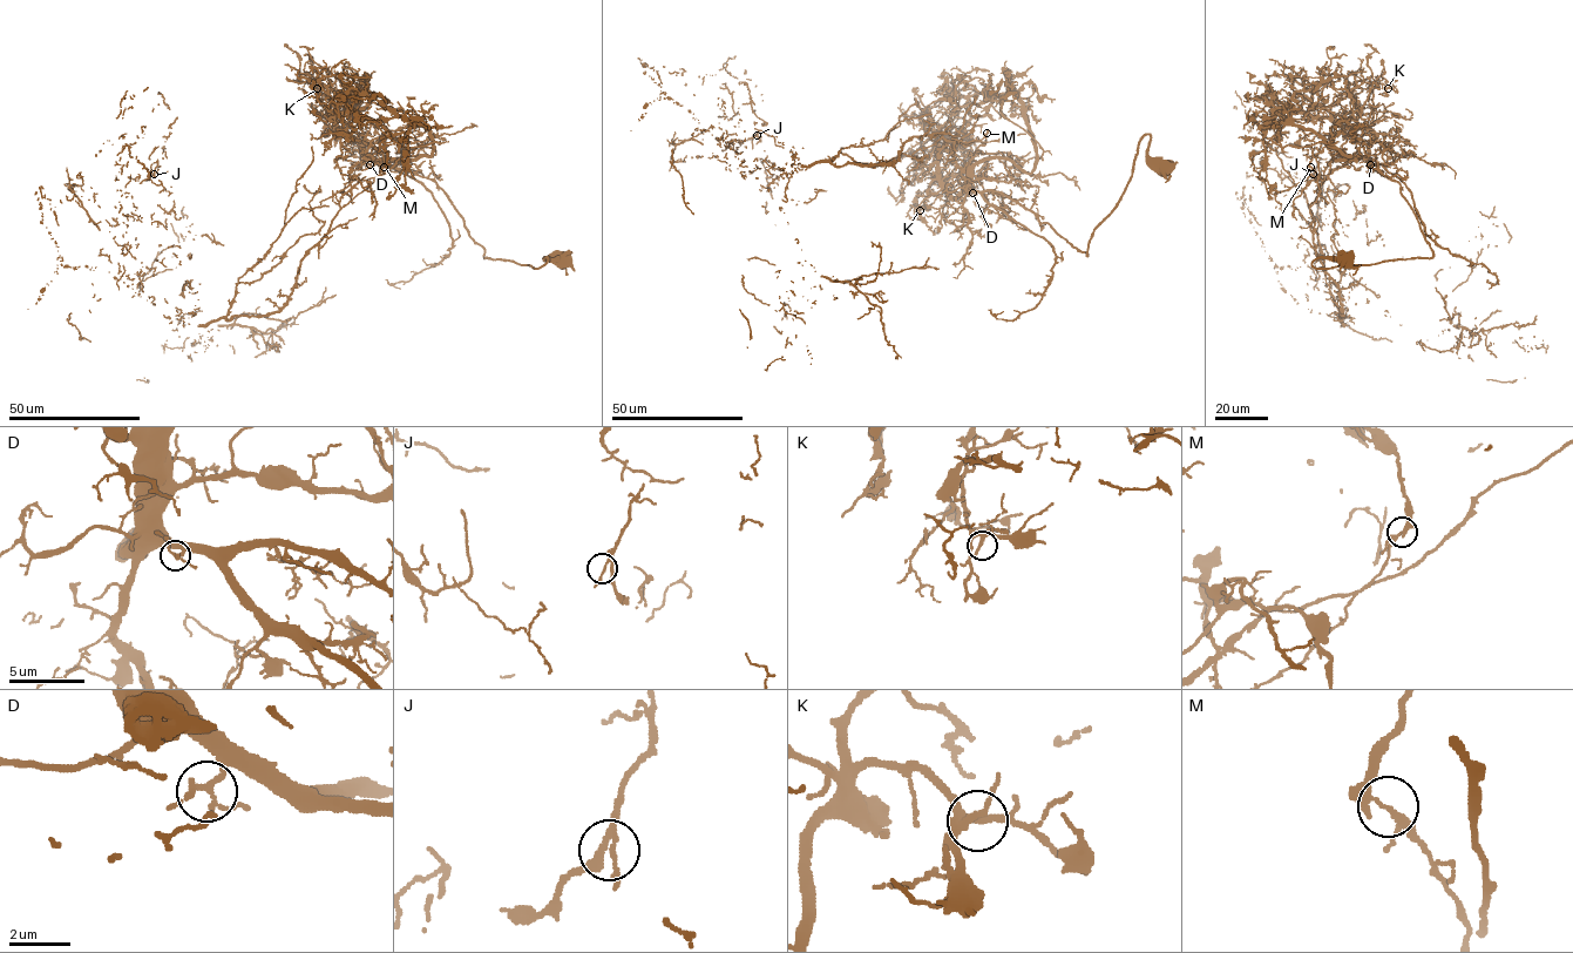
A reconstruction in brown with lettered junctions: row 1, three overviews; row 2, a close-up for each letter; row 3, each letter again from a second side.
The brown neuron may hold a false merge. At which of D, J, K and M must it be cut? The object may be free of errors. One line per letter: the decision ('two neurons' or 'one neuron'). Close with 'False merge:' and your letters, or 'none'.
D: one neuron
J: one neuron
K: one neuron
M: two neurons
False merge: M

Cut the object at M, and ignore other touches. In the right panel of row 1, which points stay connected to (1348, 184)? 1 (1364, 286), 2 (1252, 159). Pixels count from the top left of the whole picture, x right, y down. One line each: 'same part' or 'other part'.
1: same part
2: other part

